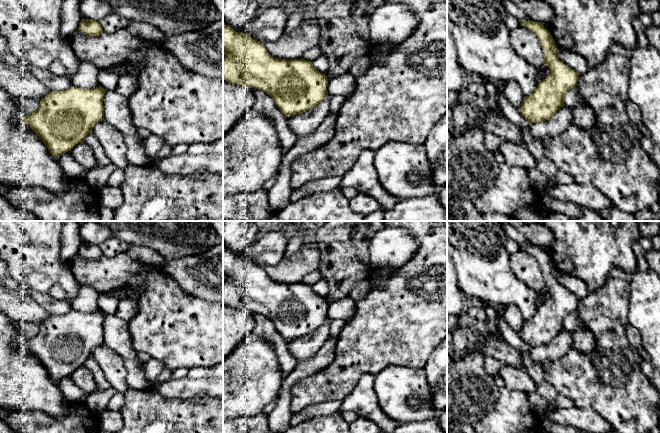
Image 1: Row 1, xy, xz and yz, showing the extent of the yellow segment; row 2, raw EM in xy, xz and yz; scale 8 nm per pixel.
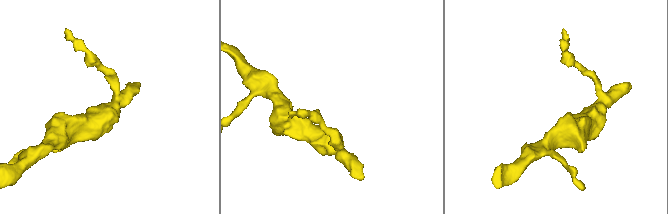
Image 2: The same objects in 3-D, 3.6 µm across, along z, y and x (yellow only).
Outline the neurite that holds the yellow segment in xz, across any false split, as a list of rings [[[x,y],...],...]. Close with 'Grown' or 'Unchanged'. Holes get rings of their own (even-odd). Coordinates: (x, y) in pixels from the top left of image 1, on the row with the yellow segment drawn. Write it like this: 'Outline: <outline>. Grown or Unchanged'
Outline: [[[223,23],[223,50],[226,55],[223,58],[223,80],[235,84],[250,86],[267,93],[274,101],[279,110],[287,117],[302,114],[316,107],[327,96],[328,78],[320,73],[313,62],[305,59],[278,59],[268,54],[264,44],[251,38],[246,33],[237,32]]]. Unchanged

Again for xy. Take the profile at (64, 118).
Outline: [[[71,86],[64,91],[51,91],[40,100],[39,108],[26,115],[22,123],[28,125],[47,146],[50,154],[59,158],[64,153],[84,142],[92,127],[104,120],[103,97],[105,89],[102,86],[94,89],[80,89]]]. Unchanged

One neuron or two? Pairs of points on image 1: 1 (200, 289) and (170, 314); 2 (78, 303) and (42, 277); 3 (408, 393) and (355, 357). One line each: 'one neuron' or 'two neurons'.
1: two neurons
2: two neurons
3: two neurons

